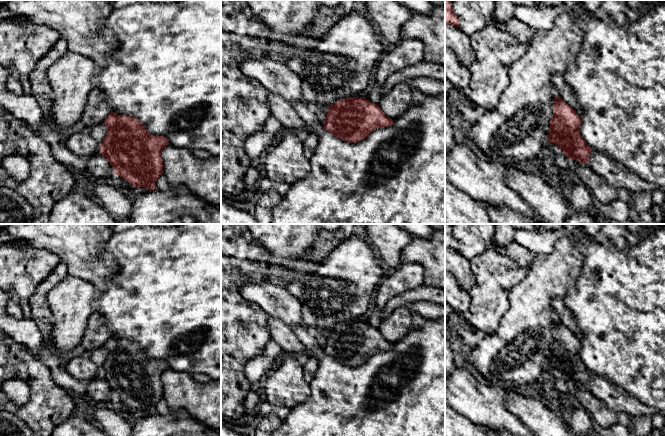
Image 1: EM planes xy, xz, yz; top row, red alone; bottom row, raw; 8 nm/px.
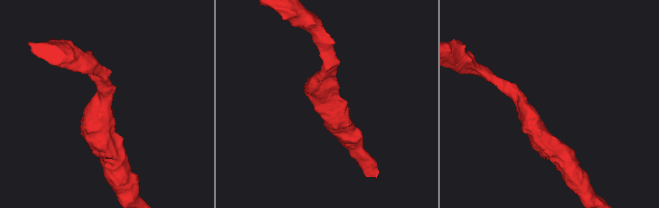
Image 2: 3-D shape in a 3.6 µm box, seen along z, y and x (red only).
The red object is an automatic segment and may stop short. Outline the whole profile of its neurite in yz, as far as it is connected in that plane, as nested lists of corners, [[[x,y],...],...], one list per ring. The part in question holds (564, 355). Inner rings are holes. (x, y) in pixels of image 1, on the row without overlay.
[[[556,320],[553,324],[553,341],[550,344],[549,357],[546,364],[560,371],[570,386],[572,384],[577,384],[588,389],[592,372],[589,371],[583,363],[580,357],[580,349],[581,340],[561,322]]]

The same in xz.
[[[353,320],[327,332],[323,352],[344,365],[356,367],[375,353],[392,348],[393,344],[384,338],[378,328],[365,321]]]

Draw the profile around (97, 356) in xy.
[[[100,347],[93,350],[88,357],[95,365],[101,367],[107,357],[107,350],[104,347]]]

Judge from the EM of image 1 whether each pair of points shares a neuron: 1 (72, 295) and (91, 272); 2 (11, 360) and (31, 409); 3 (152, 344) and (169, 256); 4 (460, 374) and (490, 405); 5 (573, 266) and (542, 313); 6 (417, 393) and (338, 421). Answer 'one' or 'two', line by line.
1: two
2: one
3: one
4: one
5: one
6: one

